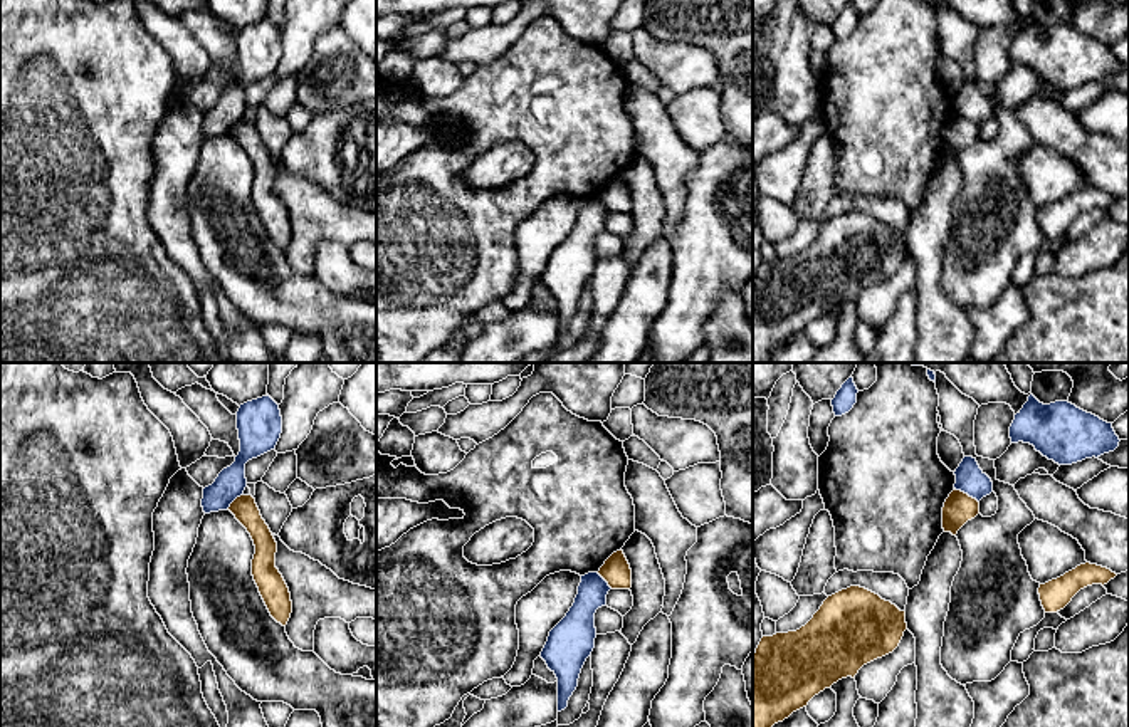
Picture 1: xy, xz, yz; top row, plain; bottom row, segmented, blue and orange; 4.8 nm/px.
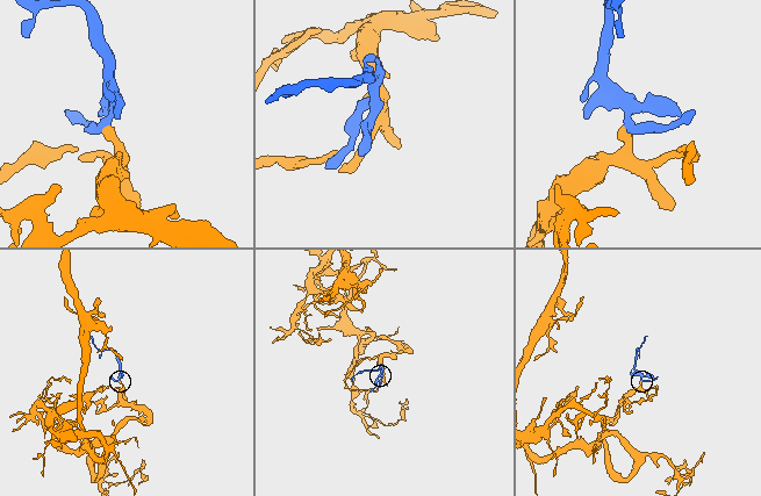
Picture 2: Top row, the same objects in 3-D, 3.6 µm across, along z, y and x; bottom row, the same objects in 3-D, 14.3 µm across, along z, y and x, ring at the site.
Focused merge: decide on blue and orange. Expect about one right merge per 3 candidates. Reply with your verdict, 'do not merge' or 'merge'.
do not merge

